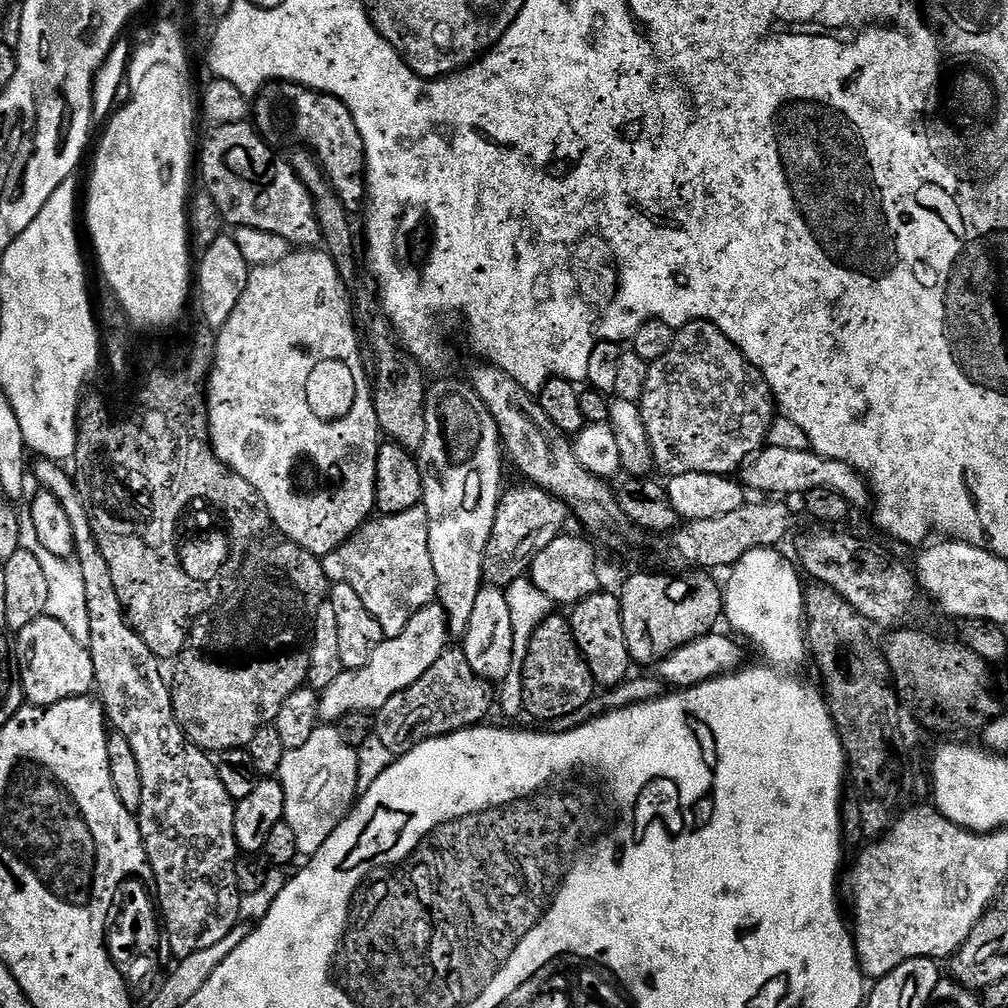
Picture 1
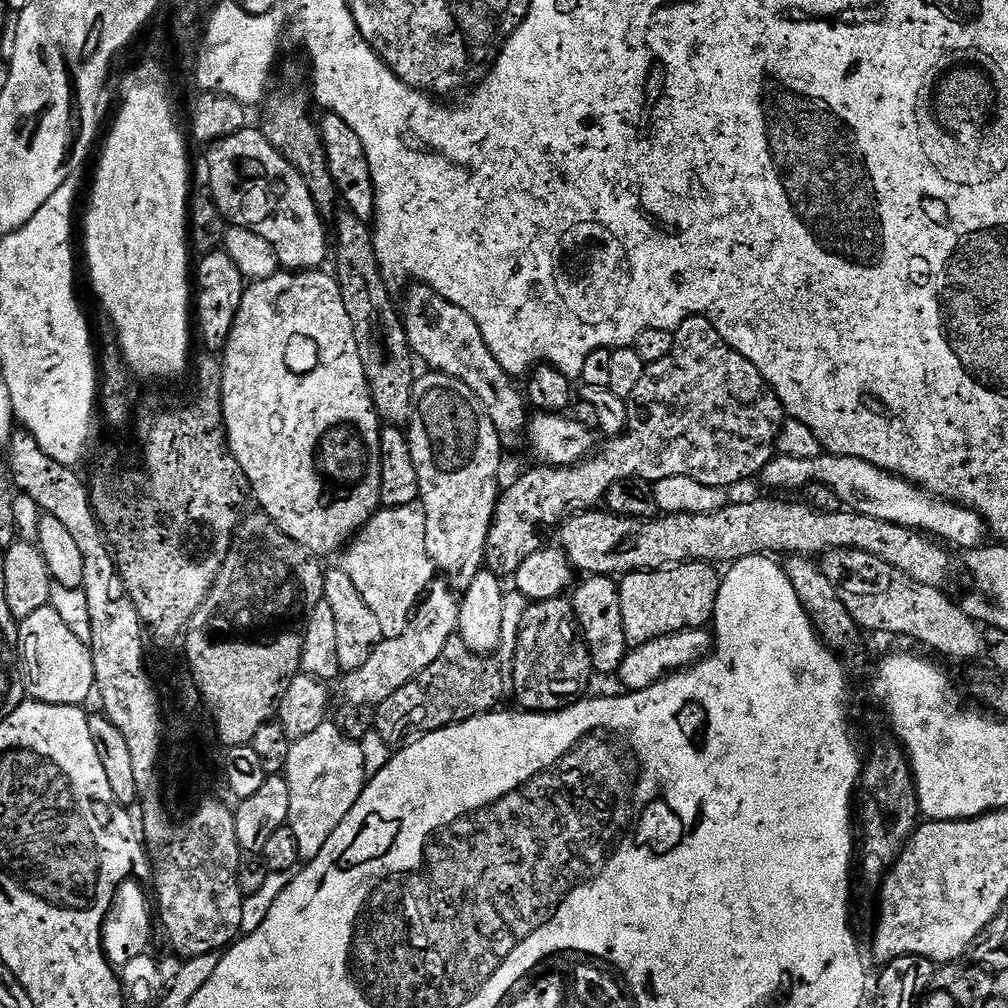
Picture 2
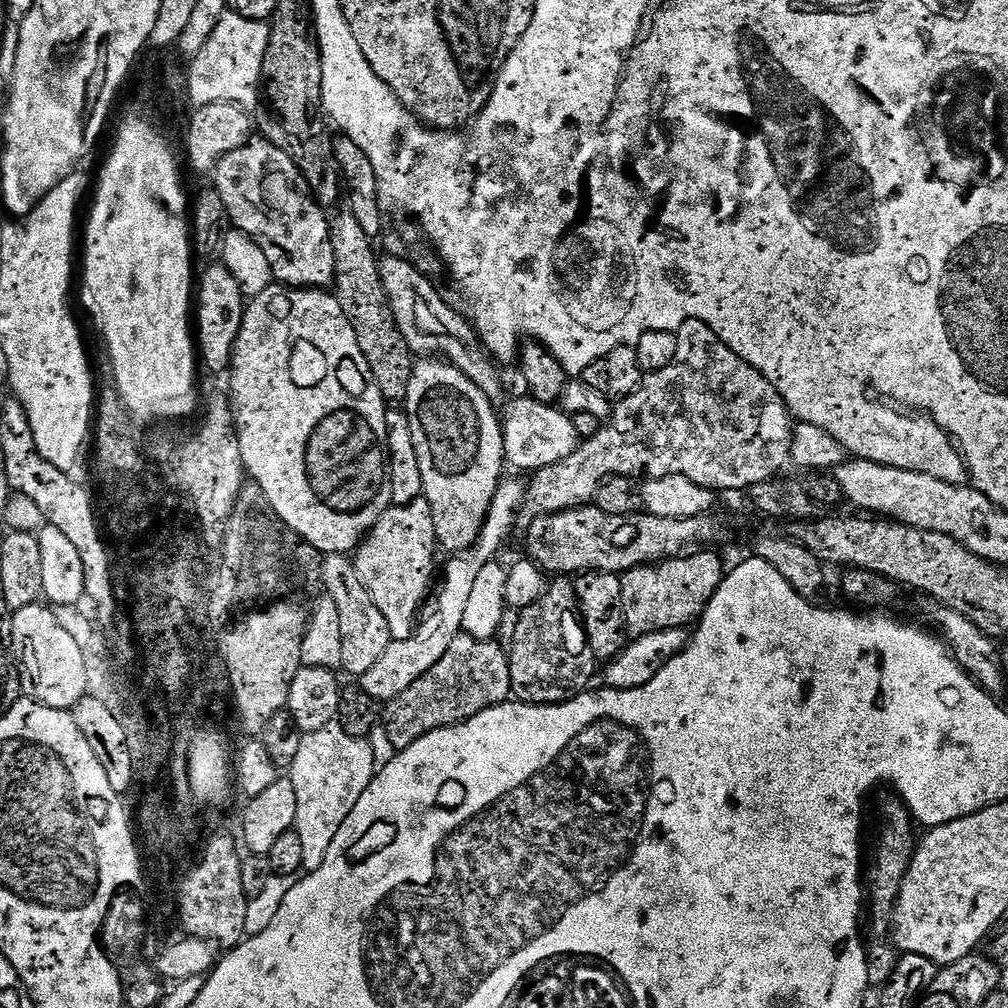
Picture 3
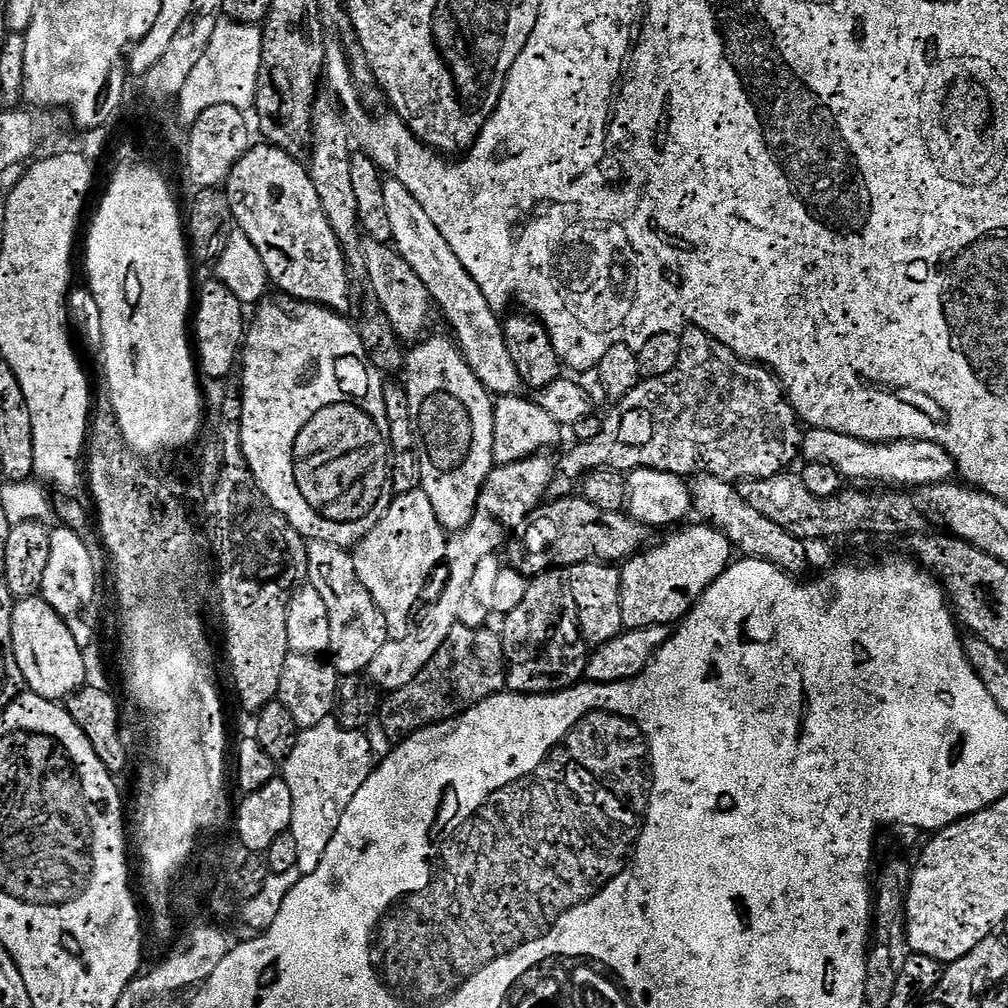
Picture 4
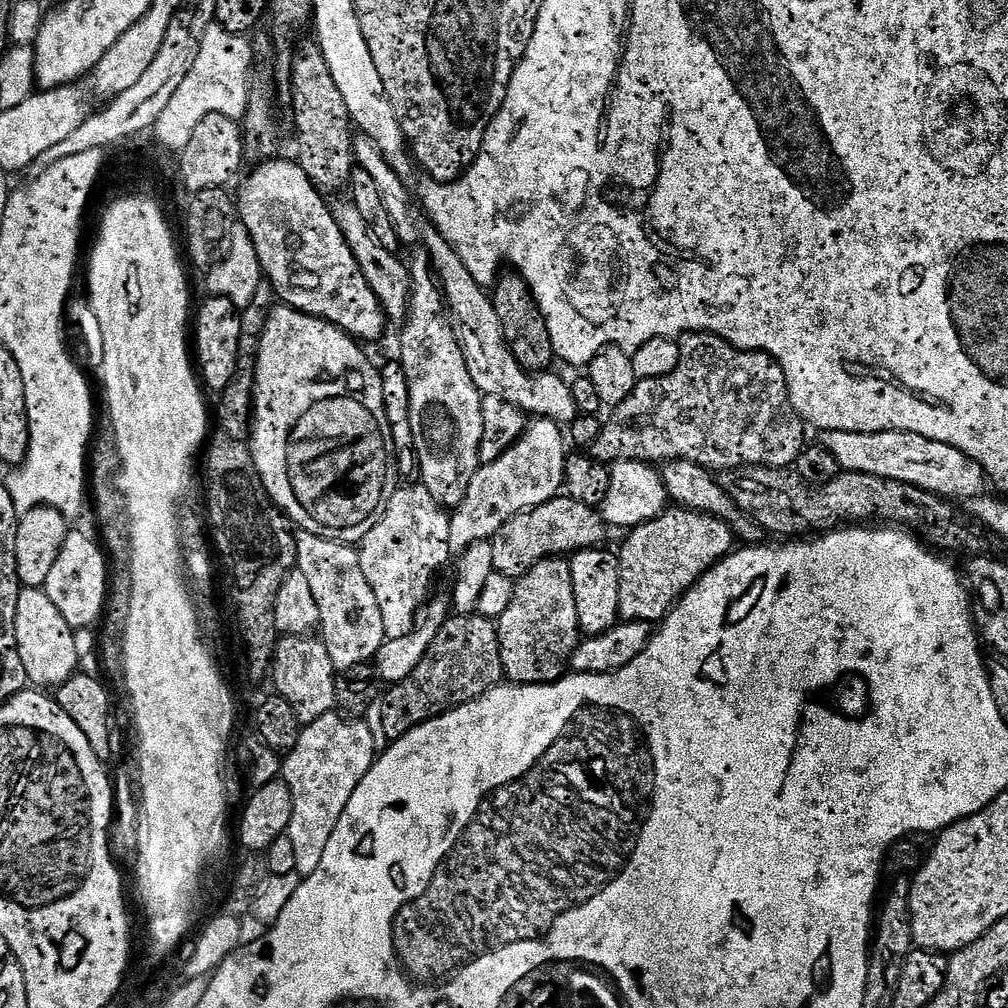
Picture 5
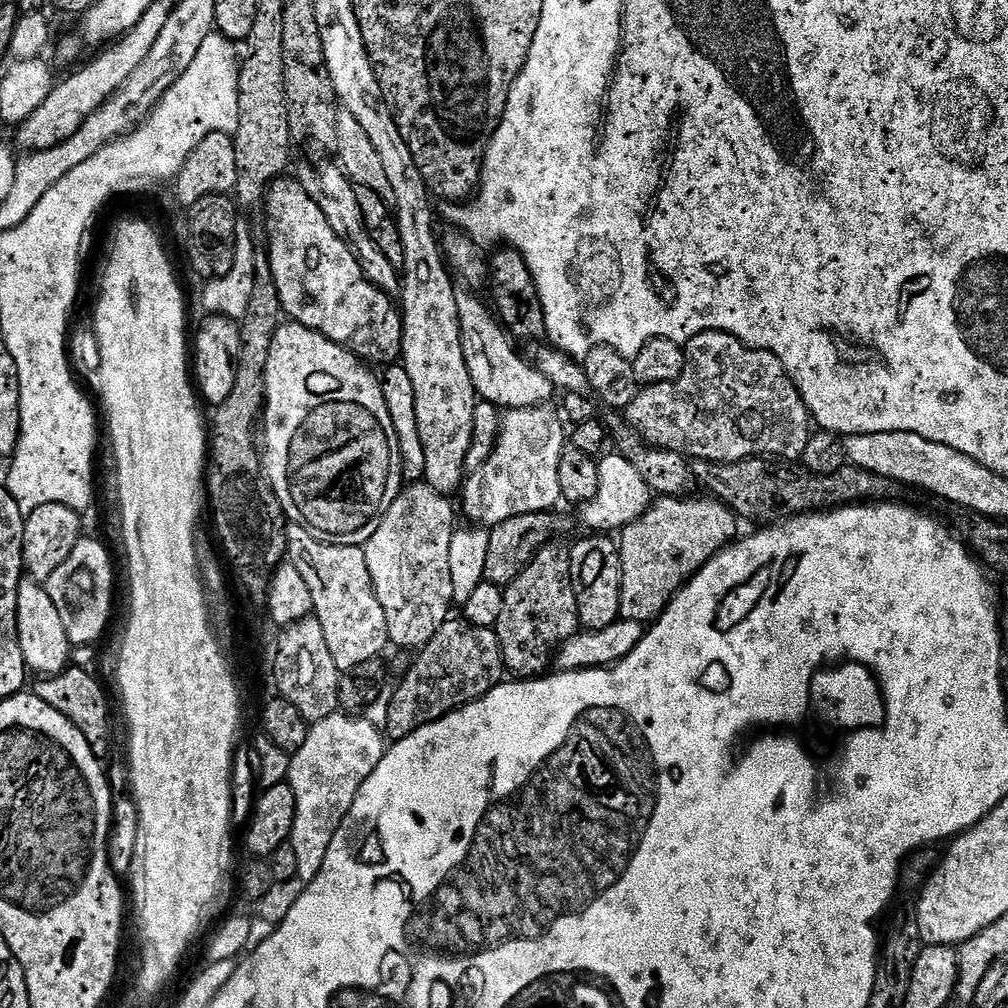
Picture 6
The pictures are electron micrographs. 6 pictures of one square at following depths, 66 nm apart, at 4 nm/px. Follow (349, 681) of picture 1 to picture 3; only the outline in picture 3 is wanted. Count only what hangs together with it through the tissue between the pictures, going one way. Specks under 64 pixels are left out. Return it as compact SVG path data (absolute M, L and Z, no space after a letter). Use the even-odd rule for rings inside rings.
M501 479L496 487L488 513L484 519L482 530L478 538L472 543L467 552L462 552L451 557L452 561L444 568L444 585L440 588L440 597L436 600L436 605L432 608L432 613L428 617L421 619L415 625L410 638L397 640L388 645L386 654L366 670L366 674L359 677L359 687L366 694L370 694L378 702L387 702L398 698L402 690L407 690L413 682L418 682L442 654L450 647L450 642L454 642L456 636L462 632L462 610L466 610L466 601L470 598L470 589L474 587L474 581L478 579L478 570L482 566L493 563L500 552L500 547L508 540L508 534L522 512L524 502L525 481Z

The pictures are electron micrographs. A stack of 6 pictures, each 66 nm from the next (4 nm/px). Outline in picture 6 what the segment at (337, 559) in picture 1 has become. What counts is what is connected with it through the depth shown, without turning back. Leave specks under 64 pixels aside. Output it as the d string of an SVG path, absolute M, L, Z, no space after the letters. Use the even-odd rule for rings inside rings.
M426 482L420 484L412 484L401 487L400 493L396 495L396 501L388 508L388 512L380 520L378 530L374 530L374 534L367 542L364 543L363 550L366 556L366 570L370 570L370 578L372 585L376 591L378 602L382 602L382 614L386 614L386 630L388 631L388 639L393 645L397 644L400 648L412 648L411 650L419 650L430 642L430 638L434 638L434 634L438 634L440 627L444 625L444 621L449 619L451 608L454 608L452 595L454 594L454 586L450 582L450 542L452 541L452 533L454 531L454 523L452 524L452 504L447 495L435 492Z

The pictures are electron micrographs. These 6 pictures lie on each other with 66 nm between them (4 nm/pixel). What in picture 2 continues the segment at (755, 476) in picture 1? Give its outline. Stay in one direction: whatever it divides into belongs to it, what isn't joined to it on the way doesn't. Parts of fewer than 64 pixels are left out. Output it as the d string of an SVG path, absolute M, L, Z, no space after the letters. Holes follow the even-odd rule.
M777 454L764 467L763 480L768 488L785 488L788 492L794 491L795 488L803 490L810 484L830 486L830 490L838 494L845 509L866 514L866 518L878 518L882 522L894 522L898 526L915 528L917 532L925 533L953 549L985 547L984 536L989 535L984 517L972 508L966 508L963 504L954 504L950 500L941 500L939 496L924 491L902 476L882 470L870 462L862 462L862 458L821 454L811 460Z

